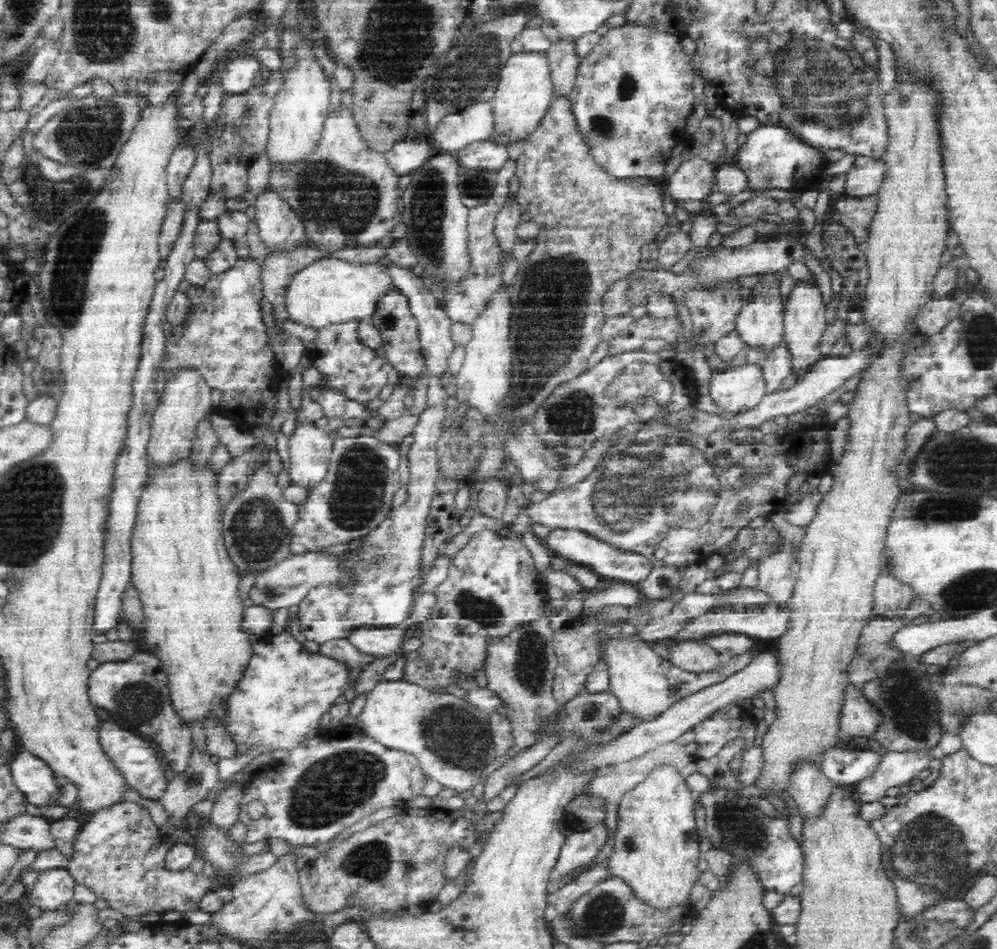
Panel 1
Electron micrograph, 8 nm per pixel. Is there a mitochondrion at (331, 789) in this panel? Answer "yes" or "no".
yes

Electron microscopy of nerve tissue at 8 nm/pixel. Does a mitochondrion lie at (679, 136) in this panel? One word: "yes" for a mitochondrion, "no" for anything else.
no

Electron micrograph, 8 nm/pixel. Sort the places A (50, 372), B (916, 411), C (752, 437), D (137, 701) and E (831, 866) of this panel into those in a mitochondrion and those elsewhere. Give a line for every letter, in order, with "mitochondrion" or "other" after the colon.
A: mitochondrion
B: other
C: other
D: mitochondrion
E: other

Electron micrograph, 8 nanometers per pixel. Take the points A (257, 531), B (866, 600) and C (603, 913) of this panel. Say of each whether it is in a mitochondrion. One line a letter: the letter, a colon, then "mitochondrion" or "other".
A: mitochondrion
B: other
C: mitochondrion

